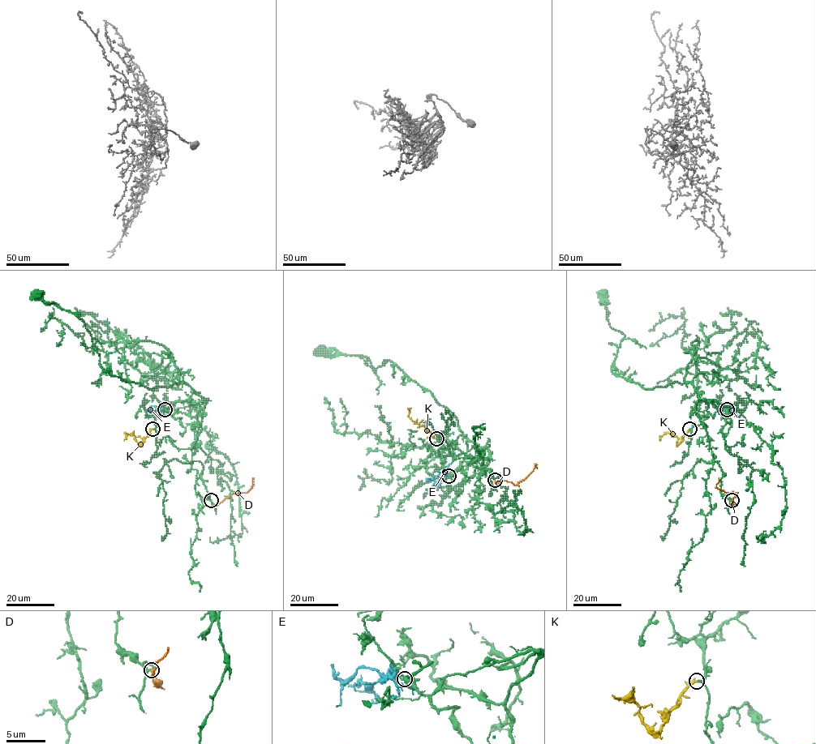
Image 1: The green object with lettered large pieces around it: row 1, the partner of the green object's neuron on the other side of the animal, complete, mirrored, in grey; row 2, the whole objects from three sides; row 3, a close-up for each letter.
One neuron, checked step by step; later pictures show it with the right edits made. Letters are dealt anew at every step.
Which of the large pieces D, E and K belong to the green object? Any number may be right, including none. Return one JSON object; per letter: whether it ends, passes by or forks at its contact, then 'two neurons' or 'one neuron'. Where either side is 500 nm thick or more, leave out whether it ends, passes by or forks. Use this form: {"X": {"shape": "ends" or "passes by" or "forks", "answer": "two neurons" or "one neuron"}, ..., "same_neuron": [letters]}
{"D": {"shape": "ends", "answer": "two neurons"}, "E": {"answer": "two neurons"}, "K": {"shape": "ends", "answer": "one neuron"}, "same_neuron": ["K"]}

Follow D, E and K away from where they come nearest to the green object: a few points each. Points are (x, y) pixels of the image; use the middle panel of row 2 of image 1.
D: (494, 480), (504, 480), (516, 485), (532, 471), (535, 464), (537, 468)
E: (448, 476), (440, 474), (429, 477)
K: (436, 438), (424, 426), (414, 423), (409, 416), (408, 408)

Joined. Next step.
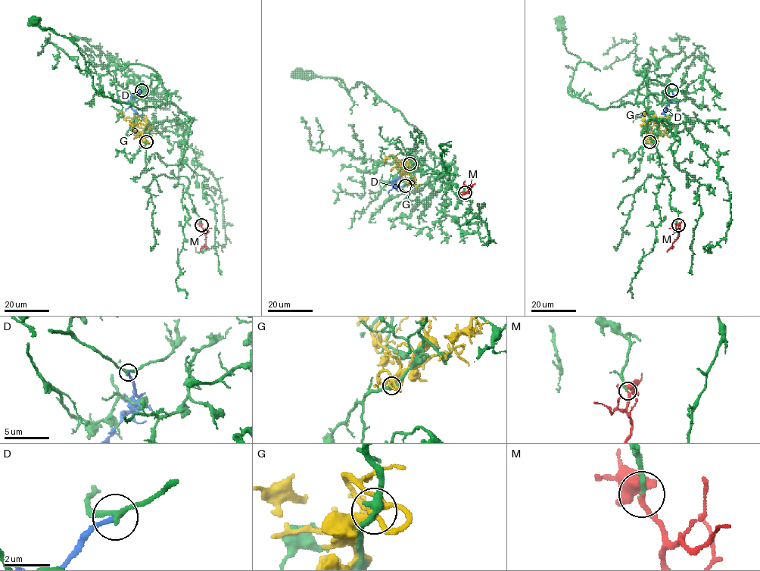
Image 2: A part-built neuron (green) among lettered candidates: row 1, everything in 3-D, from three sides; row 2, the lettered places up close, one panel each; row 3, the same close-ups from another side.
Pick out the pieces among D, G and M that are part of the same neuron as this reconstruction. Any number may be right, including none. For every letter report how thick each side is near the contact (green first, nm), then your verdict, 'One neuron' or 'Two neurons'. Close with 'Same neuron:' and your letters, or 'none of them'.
D: Thickness 220 nm (green) against 240 nm. Two neurons
G: Thickness 320 nm (green) against 300 nm. Two neurons
M: Thickness 200 nm (green) against 200 nm. One neuron
Same neuron: M

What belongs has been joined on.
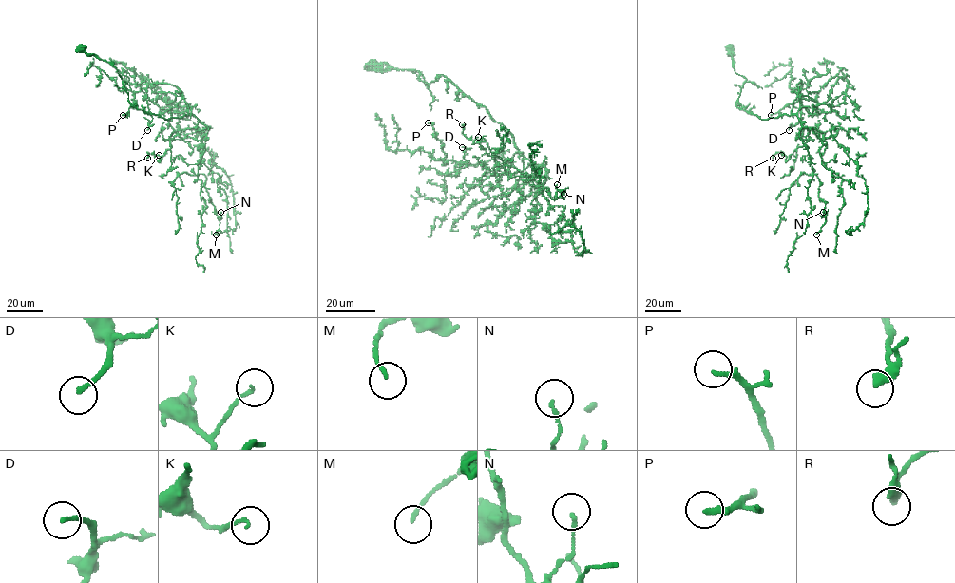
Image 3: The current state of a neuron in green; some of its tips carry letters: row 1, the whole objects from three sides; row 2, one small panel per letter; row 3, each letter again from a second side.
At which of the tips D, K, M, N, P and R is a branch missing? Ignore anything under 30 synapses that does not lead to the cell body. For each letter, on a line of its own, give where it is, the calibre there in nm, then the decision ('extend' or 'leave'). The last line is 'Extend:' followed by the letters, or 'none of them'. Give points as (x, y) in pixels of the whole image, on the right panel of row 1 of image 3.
D: place (789, 130); calibre 180 nm; extend
K: place (781, 155); calibre 120 nm; leave
M: place (816, 235); calibre 130 nm; leave
N: place (823, 212); calibre 140 nm; leave
P: place (771, 115); calibre 200 nm; extend
R: place (773, 158); calibre 400 nm; leave
Extend: D, P

